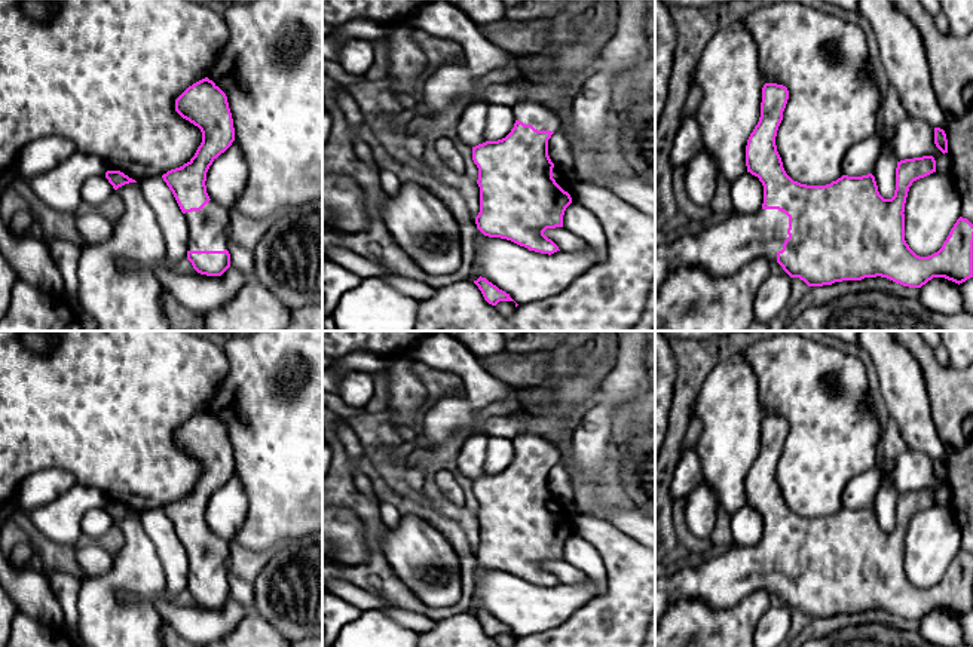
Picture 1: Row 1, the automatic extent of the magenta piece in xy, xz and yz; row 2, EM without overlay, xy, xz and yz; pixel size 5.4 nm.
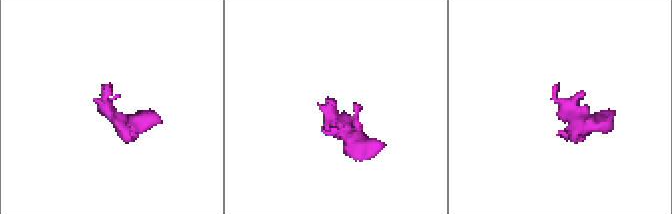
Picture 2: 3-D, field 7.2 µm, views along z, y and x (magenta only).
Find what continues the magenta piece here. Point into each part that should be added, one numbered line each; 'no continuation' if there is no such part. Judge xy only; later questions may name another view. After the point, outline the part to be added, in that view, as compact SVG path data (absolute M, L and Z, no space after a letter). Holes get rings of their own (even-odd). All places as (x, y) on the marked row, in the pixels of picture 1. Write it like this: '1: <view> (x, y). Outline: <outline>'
1: xy (207, 227). Outline: M209 200L201 211L186 212L189 251L227 249L229 211Z

